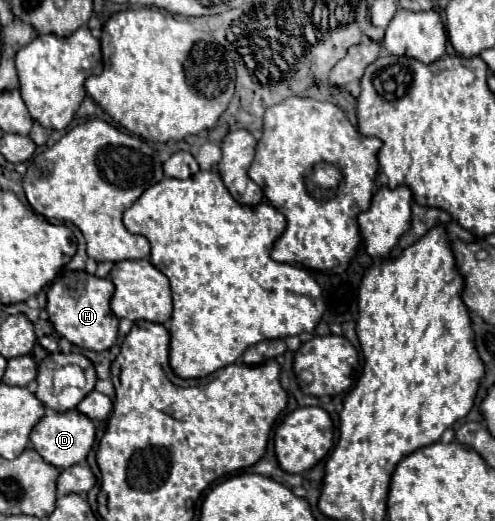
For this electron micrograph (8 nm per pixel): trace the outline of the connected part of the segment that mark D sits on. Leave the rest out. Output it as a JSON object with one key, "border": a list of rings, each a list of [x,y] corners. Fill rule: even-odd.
{"border":[[[77,409],[65,411],[65,413],[49,413],[45,415],[31,431],[31,443],[33,449],[53,467],[67,469],[87,457],[95,443],[95,425],[89,417],[79,415]]]}

